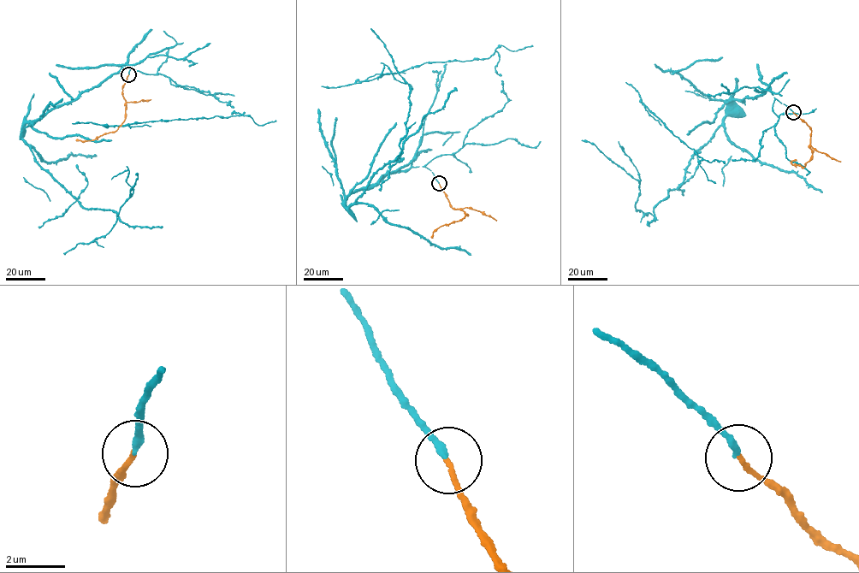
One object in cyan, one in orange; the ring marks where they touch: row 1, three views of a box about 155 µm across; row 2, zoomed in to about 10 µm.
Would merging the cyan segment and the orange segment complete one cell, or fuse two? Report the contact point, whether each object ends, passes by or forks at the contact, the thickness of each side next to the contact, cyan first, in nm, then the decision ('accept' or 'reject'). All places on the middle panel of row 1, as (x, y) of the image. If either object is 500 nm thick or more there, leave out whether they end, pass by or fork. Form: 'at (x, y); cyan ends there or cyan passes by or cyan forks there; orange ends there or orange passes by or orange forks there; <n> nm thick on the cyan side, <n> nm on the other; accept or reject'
at (439, 183); cyan ends there; orange ends there; 240 nm thick on the cyan side, 160 nm on the other; accept

